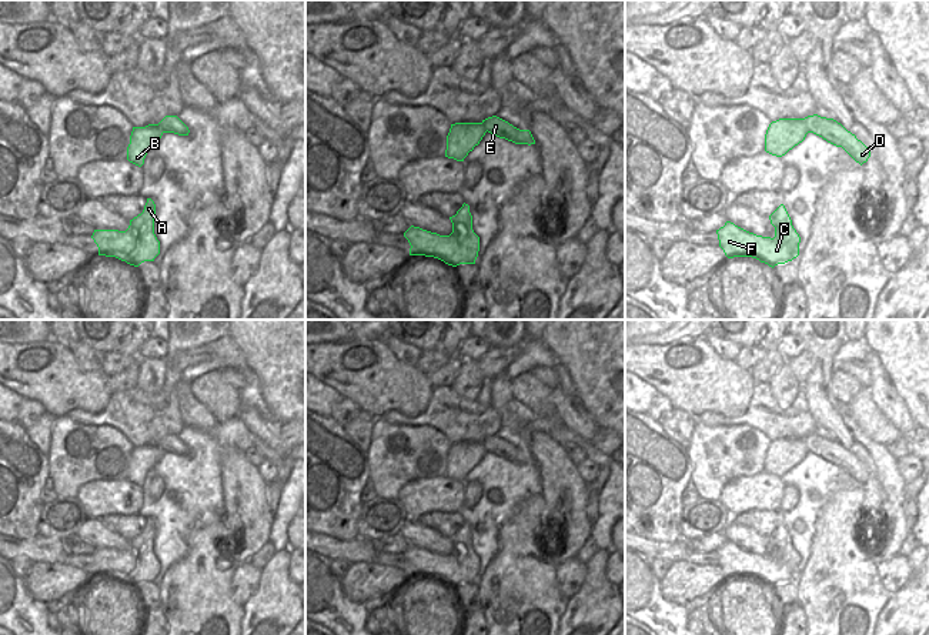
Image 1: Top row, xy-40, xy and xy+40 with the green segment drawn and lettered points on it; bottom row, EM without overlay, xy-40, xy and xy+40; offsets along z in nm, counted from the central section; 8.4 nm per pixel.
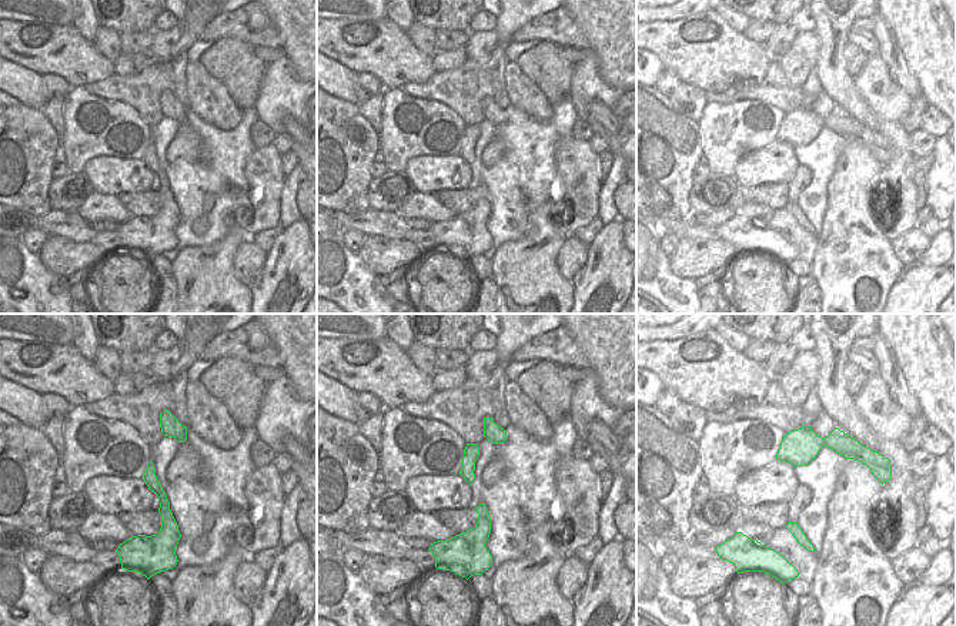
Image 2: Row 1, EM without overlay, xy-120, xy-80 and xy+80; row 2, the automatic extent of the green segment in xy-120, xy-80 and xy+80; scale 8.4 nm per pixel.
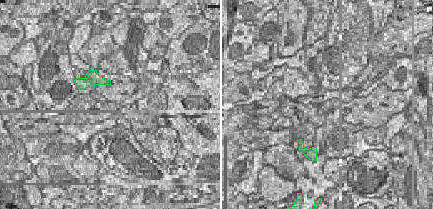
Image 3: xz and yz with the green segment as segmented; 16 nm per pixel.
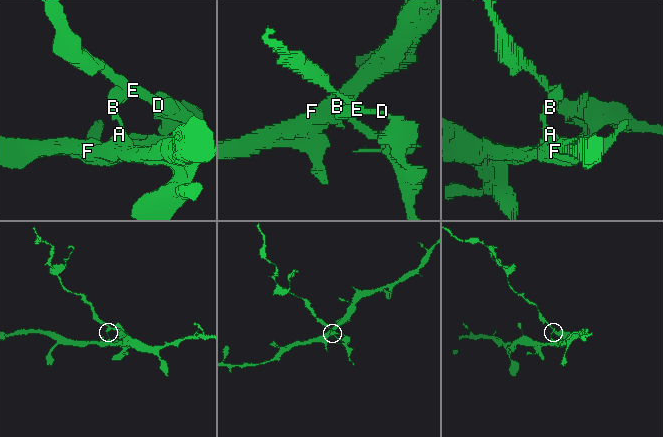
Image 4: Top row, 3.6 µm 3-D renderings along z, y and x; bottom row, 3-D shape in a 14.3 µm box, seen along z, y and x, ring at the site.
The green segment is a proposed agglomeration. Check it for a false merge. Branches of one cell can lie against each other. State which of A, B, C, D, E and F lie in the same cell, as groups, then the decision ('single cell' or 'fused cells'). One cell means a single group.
A B C F / D E; fused cells

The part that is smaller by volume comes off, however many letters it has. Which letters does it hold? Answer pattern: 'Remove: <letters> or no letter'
Remove: D, E

